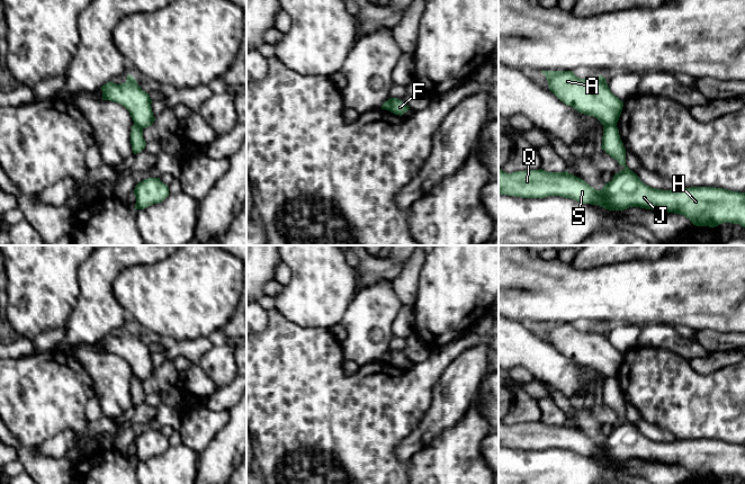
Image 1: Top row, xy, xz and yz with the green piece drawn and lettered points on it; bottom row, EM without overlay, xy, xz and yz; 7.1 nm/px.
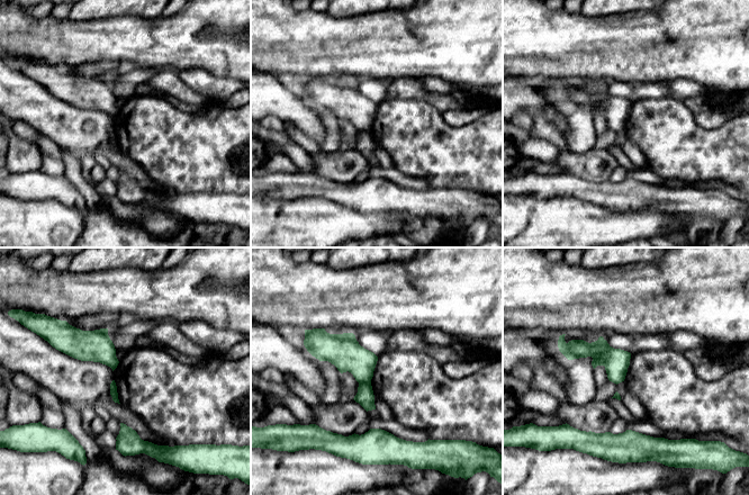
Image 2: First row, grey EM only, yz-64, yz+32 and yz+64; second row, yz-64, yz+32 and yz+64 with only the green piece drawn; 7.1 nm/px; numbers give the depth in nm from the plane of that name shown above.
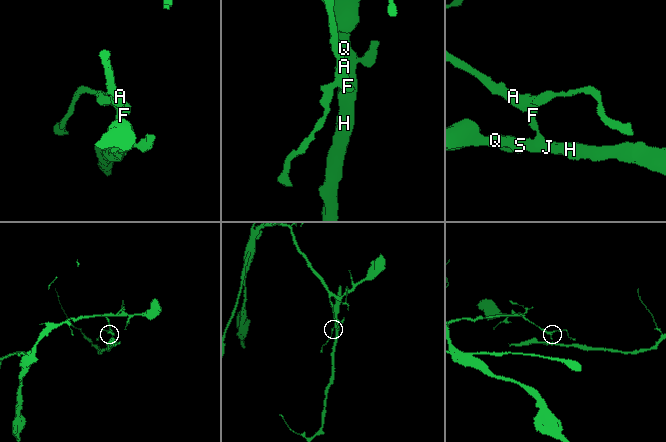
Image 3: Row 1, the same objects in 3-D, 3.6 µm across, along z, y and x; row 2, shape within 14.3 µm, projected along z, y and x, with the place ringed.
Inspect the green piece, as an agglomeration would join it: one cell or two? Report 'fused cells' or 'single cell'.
fused cells

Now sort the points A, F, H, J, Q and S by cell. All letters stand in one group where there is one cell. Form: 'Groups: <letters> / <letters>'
Groups: A F / H J Q S

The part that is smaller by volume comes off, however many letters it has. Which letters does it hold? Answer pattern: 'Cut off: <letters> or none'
Cut off: H, J, Q, S

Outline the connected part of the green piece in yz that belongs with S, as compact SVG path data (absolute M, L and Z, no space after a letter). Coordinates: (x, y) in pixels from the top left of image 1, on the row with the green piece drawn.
M617 125L603 126L601 149L625 169L616 173L611 181L596 190L583 179L564 172L547 172L542 169L506 173L499 169L499 195L522 198L545 198L559 196L583 204L599 205L609 210L623 210L629 207L640 207L664 213L685 216L695 226L716 227L722 223L739 224L745 227L745 192L731 191L713 187L690 187L663 190L645 185L639 177L626 165L626 149L619 135Z

